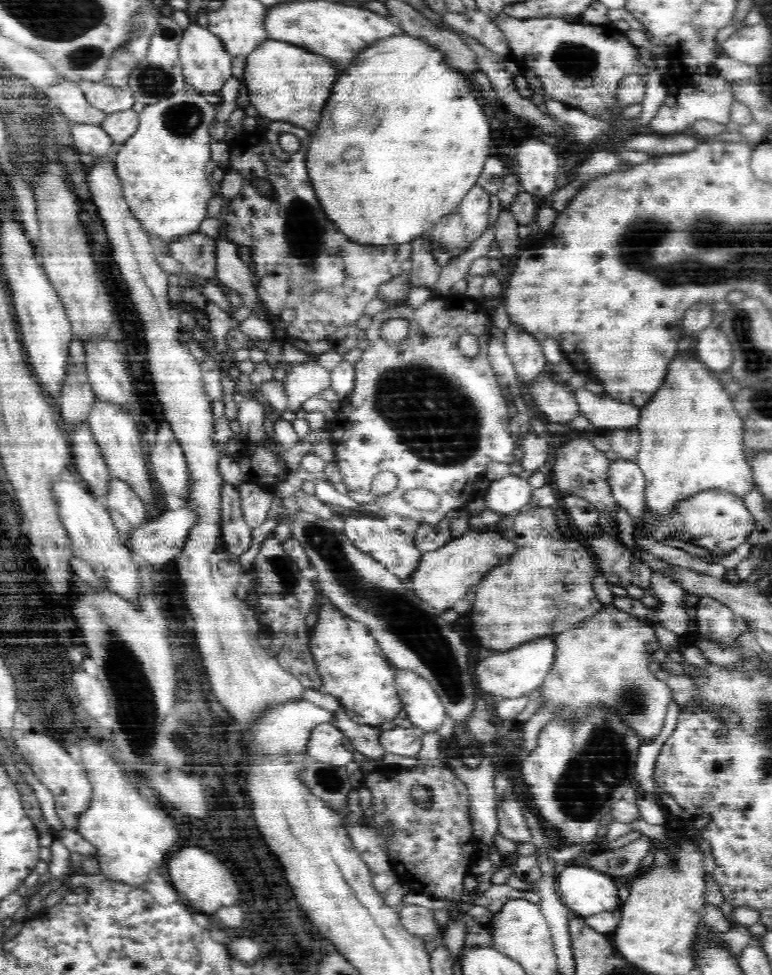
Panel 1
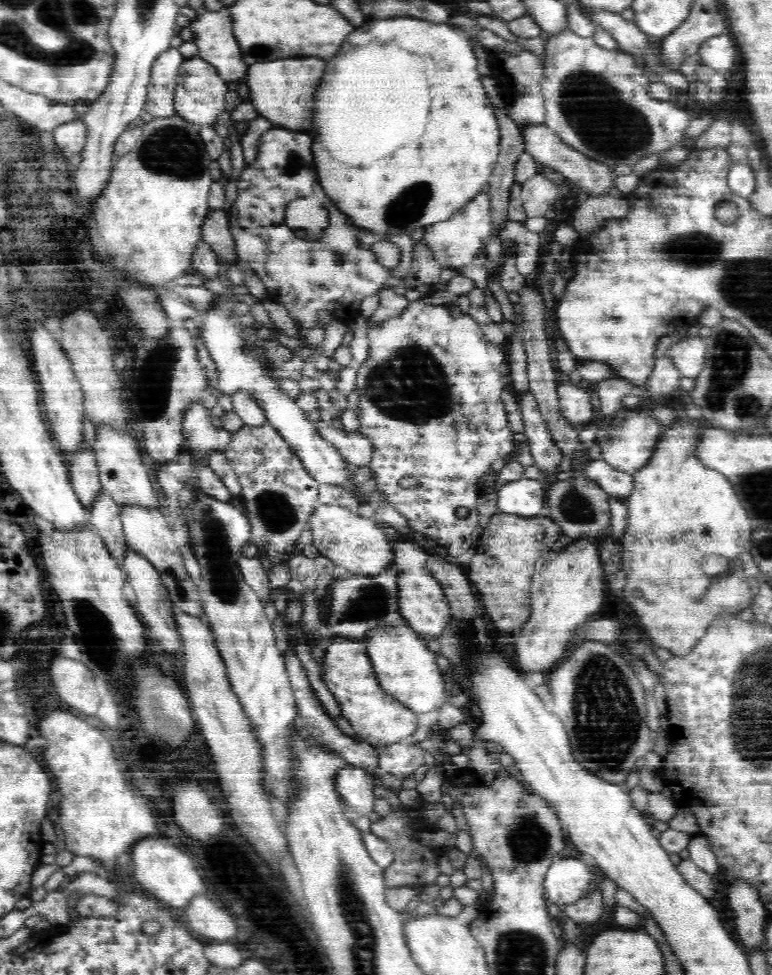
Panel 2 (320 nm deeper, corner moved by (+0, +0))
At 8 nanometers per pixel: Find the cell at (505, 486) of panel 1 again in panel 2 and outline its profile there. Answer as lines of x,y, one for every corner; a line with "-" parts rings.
527,477
499,485
496,492
496,507
500,513
530,517
538,515
545,506
545,489
536,479

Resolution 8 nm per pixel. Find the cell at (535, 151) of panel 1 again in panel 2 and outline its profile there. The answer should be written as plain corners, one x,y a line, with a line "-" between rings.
536,172
521,186
523,206
528,217
544,217
557,202
557,187
542,172

